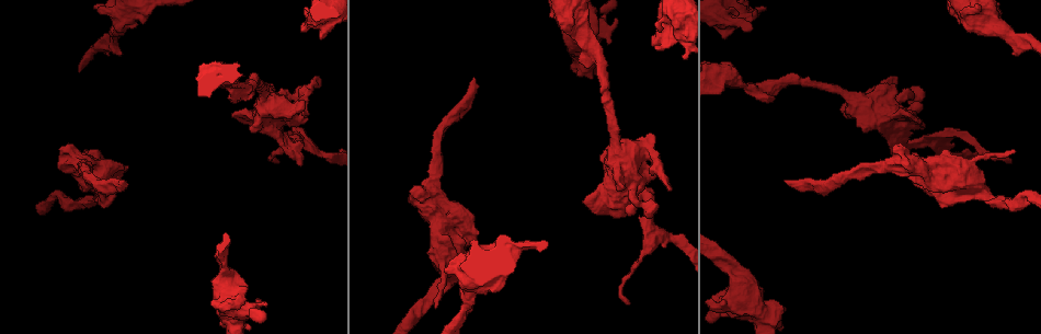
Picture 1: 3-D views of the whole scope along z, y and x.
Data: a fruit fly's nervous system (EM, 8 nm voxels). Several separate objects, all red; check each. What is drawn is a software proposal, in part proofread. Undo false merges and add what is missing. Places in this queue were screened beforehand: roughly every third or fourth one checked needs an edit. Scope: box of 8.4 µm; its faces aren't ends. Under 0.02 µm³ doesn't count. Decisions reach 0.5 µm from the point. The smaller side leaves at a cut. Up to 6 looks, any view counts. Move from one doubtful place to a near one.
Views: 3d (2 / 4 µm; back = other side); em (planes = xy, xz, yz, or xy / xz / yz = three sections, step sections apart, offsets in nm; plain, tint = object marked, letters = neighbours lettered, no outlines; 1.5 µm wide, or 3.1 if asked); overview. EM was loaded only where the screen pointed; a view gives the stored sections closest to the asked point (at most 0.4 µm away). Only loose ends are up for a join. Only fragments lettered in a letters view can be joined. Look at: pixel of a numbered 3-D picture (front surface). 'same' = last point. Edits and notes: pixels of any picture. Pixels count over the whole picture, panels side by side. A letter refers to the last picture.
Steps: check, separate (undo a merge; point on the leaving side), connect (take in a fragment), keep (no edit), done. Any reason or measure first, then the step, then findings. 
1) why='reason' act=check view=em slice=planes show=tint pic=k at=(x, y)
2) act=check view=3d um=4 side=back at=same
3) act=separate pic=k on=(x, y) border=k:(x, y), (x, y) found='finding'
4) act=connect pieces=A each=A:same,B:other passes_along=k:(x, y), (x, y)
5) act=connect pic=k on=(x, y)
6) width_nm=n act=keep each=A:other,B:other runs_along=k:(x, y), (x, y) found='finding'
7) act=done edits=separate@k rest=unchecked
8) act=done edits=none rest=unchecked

why='sudden change in width' act=check view=3d um=4 pic=1 at=(728, 23)

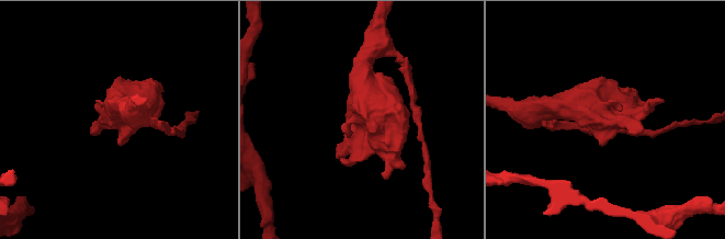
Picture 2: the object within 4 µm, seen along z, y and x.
act=check view=em slice=xy step=4 show=tint pic=2 at=(610, 118)

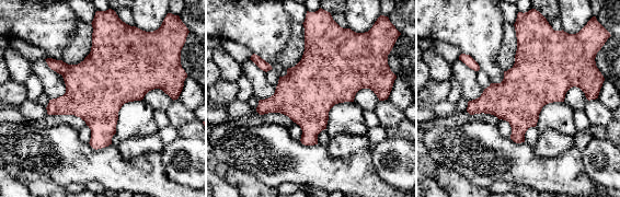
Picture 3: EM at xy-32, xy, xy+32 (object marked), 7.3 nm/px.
why='another direction' act=check view=em slice=planes show=letters at=same

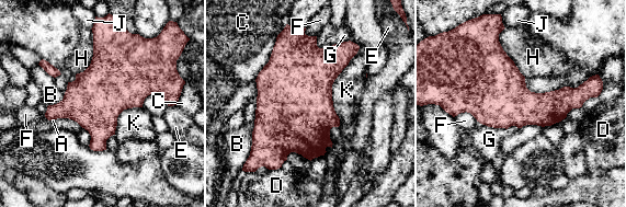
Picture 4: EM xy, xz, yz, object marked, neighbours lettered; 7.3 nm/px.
act=keep each=A:other,B:other,C:other,D:other,E:other,F:other,G:other,H:other,J:other,K:other border=4:(352, 41), (338, 126) found='one cell here'

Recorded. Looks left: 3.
why='long arm stops here' act=check view=3d um=2 side=back pic=1 at=(476, 80)

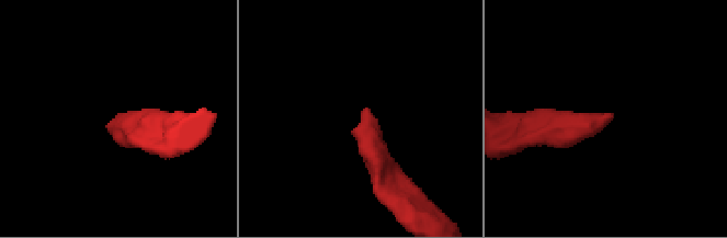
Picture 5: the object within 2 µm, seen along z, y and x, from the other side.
why='need the tissue' act=check view=em slice=planes show=letters pic=5 at=(116, 118)

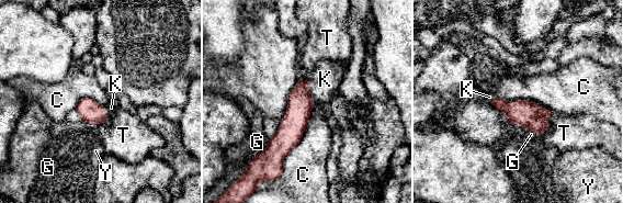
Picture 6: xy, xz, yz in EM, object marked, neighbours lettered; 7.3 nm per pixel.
act=connect pic=6 on=(325, 79) each=C:other,G:other,K:same,T:other,Y:other passes_along=6:(299, 104), (307, 91), (325, 79) found='it goes on there'

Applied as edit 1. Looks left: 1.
act=done edits=connect@6 rest=unchecked

